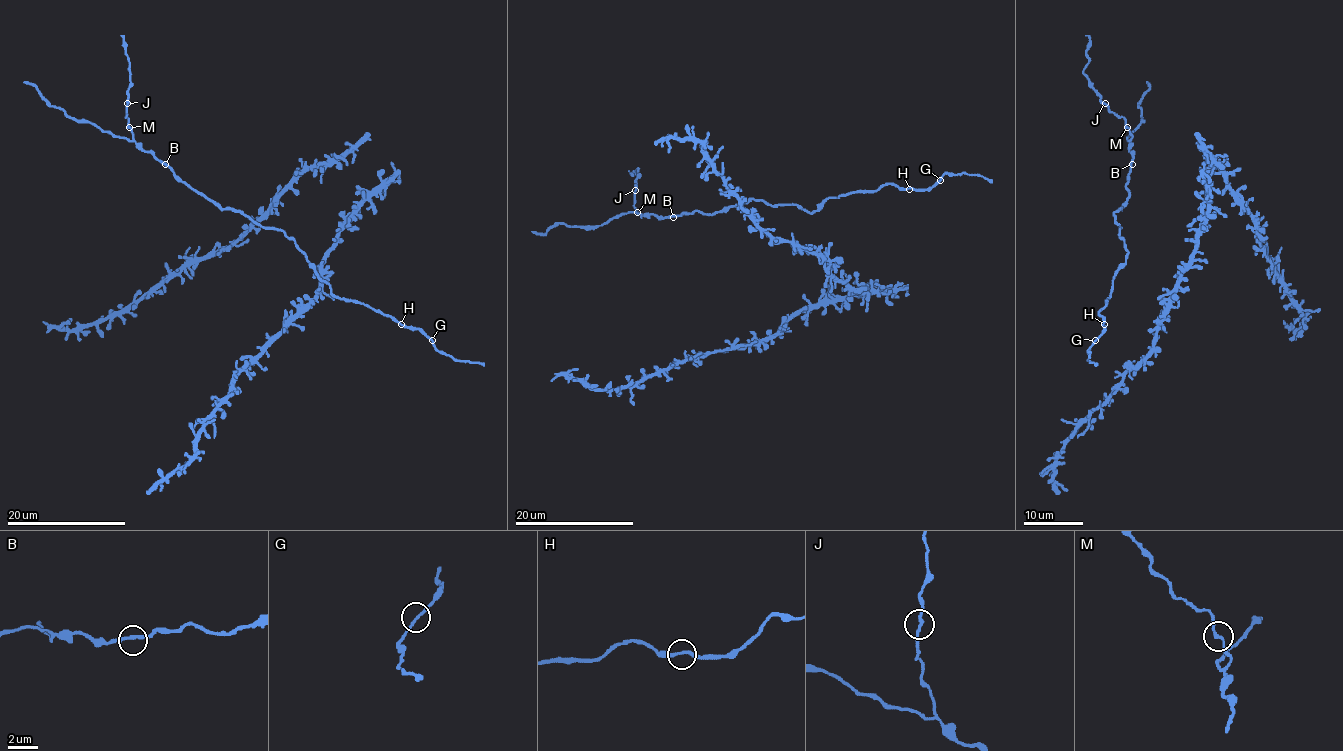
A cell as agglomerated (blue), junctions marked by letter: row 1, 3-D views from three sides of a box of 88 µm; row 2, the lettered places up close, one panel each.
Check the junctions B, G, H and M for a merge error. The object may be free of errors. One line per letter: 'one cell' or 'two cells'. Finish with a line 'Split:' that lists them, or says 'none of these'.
B: one cell
G: one cell
H: one cell
M: one cell
Split: none of these

